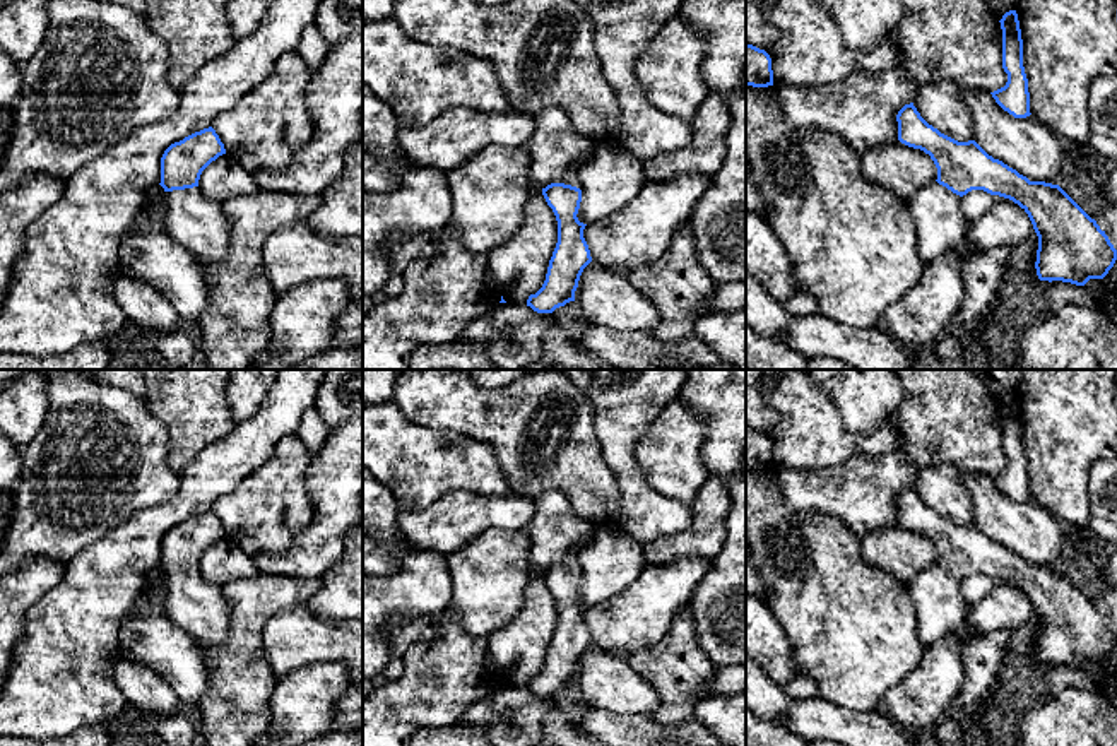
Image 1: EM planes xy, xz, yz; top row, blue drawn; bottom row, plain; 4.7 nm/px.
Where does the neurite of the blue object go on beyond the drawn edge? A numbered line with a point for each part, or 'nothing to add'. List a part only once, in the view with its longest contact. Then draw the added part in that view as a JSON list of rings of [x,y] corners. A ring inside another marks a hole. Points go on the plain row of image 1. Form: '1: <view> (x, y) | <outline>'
1: xy (197, 606) | [[[198,570],[164,575],[164,613],[204,648],[222,648],[231,635],[231,609],[222,585],[202,578]]]

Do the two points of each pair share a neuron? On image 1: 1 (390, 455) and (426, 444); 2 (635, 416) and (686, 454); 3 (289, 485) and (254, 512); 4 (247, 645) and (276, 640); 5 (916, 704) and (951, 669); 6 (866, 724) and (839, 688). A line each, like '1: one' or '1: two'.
1: one
2: two
3: one
4: two
5: one
6: two

